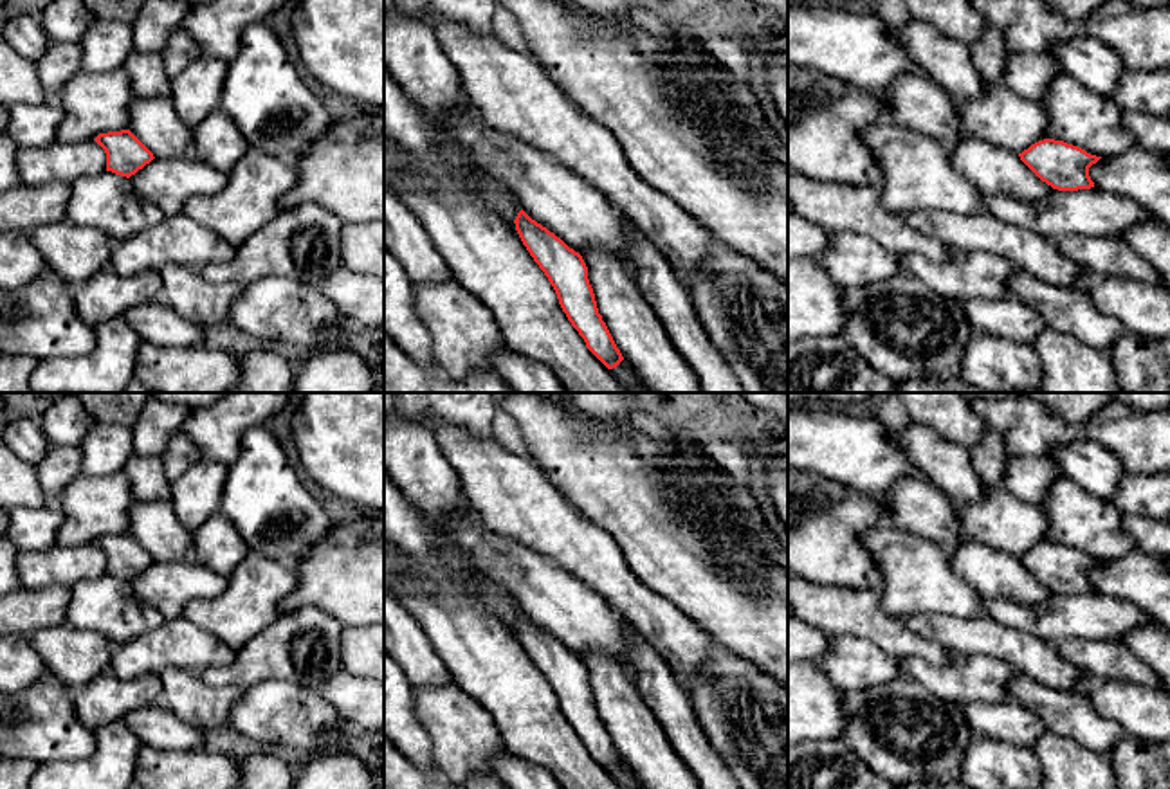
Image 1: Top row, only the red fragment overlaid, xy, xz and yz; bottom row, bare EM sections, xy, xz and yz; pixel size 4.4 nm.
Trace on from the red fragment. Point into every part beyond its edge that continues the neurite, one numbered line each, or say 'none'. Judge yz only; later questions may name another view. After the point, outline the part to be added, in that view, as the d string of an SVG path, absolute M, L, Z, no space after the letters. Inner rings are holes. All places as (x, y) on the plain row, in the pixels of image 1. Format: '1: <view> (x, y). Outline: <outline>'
none

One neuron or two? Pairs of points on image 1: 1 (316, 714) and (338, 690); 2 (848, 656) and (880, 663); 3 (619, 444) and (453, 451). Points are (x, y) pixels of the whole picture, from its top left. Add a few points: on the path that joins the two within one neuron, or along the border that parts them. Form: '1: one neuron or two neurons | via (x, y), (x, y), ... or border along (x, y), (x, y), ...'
1: two neurons | border along (316, 690), (357, 730)
2: one neuron | via (855, 663), (873, 663)
3: two neurons | border along (530, 454), (557, 487)

